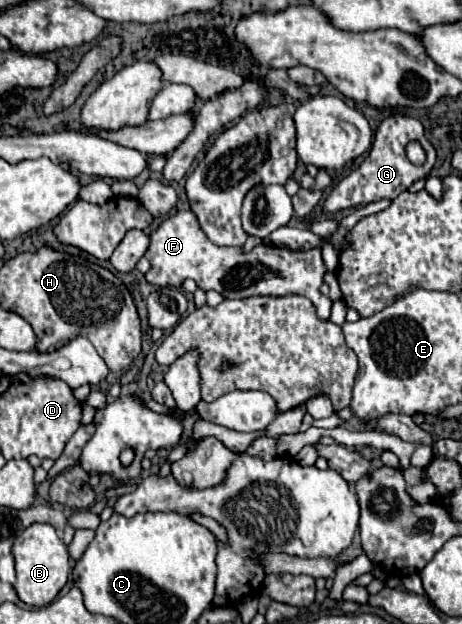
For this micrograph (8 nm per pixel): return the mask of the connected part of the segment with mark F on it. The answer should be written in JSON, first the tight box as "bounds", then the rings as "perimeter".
{"bounds":[144,211,332,319],"perimeter":[[[178,211],[176,215],[170,215],[154,233],[150,233],[150,249],[144,257],[152,263],[152,269],[146,273],[146,281],[158,287],[178,287],[188,277],[194,279],[202,291],[218,291],[224,299],[246,299],[254,295],[282,297],[294,293],[308,297],[320,319],[330,317],[332,301],[320,293],[326,265],[322,249],[318,247],[292,251],[286,247],[256,245],[250,253],[242,253],[240,247],[218,247],[198,227],[192,211]]]}

